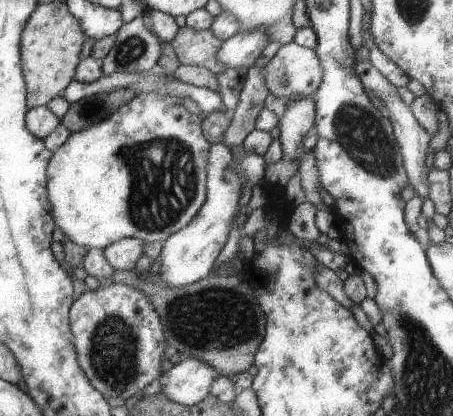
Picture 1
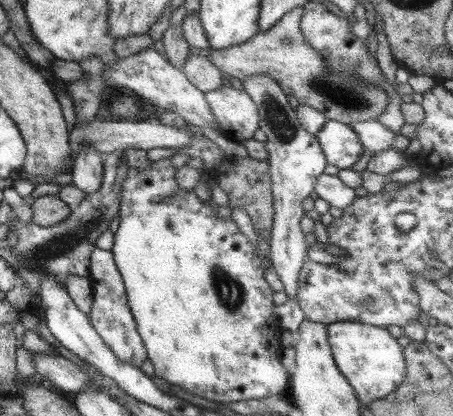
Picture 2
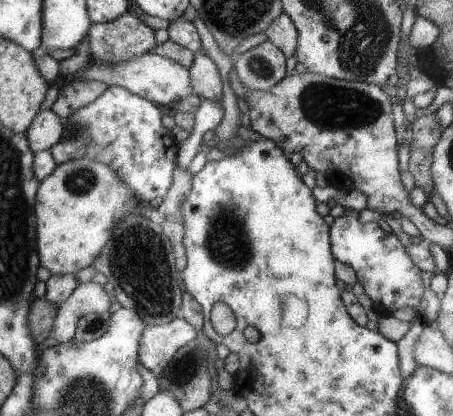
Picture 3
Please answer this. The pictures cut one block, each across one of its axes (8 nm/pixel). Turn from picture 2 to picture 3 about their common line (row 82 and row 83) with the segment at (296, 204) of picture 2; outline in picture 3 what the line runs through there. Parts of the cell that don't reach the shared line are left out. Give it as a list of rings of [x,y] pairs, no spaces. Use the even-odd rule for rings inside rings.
[[[269,41],[233,57],[233,67],[243,87],[266,91],[285,76],[285,56]]]

